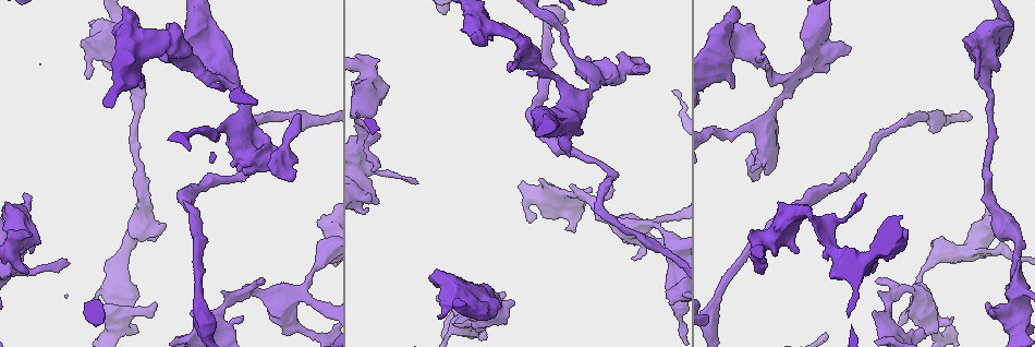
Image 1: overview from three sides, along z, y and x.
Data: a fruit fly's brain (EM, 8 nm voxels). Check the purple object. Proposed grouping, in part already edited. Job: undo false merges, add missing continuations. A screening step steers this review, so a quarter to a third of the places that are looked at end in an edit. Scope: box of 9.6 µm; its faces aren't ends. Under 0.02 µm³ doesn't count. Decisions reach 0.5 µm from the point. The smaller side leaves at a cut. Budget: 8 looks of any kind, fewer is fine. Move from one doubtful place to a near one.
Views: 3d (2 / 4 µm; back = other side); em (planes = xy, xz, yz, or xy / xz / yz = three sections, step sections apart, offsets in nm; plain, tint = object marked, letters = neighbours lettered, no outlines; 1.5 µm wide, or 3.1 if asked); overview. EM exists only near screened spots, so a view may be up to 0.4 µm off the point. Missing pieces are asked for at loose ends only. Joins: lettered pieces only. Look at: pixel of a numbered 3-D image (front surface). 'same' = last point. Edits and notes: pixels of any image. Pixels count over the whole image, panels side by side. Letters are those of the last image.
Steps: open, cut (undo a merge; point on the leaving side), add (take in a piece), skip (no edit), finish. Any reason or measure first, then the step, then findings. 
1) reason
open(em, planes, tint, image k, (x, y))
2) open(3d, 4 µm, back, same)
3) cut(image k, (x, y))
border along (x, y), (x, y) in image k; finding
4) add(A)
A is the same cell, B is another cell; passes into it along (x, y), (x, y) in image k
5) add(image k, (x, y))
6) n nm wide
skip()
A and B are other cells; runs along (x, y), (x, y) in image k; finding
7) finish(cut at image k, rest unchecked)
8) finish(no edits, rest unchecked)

free end
open(em, planes, letters, image 1, (540, 183))

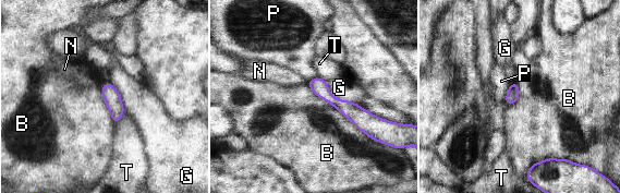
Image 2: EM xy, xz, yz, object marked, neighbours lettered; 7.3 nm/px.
skip()
B, G, N, P and T are other cells; runs along (311, 83), (349, 109), (369, 131) in image 2; none of them fits

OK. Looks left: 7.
branch point
open(3d, 4 µm, image 1, (246, 290))

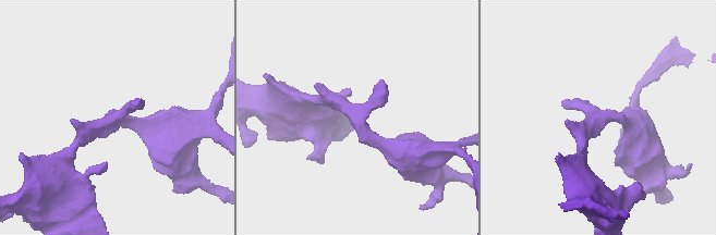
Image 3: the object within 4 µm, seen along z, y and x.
now the EM
open(em, planes, letters, image 3, (599, 122))

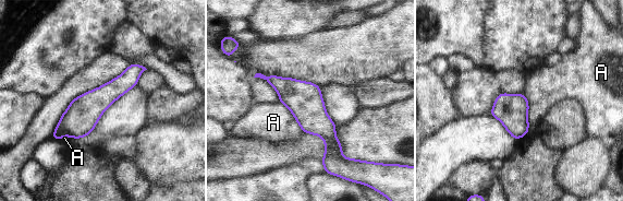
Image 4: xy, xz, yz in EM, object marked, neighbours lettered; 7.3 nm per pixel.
80 nm wide
skip()
A is another cell; runs along (270, 78), (327, 131), (344, 172) in image 4; all the same cell

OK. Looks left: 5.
an open end
open(3d, 4 µm, image 1, (155, 305))

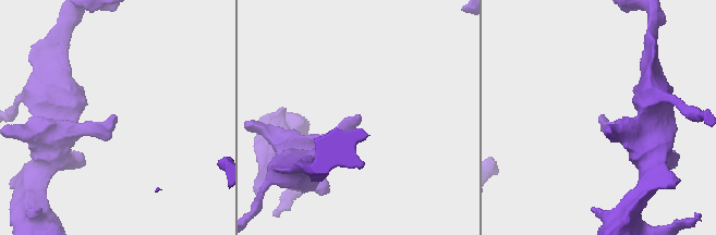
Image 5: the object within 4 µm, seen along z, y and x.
now the EM
open(em, planes, letters, image 5, (360, 118))

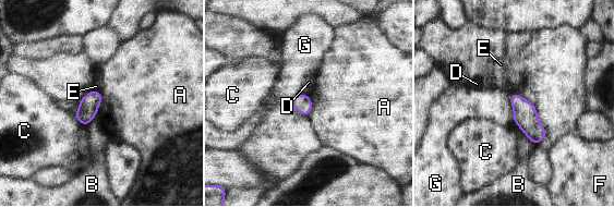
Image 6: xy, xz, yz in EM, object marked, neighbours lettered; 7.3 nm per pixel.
skip()
A, B, C, D, E, F and G are other cells; border along (313, 105), (308, 116) in image 6; none of them fits

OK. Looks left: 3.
finish(no edits, rest unchecked)

